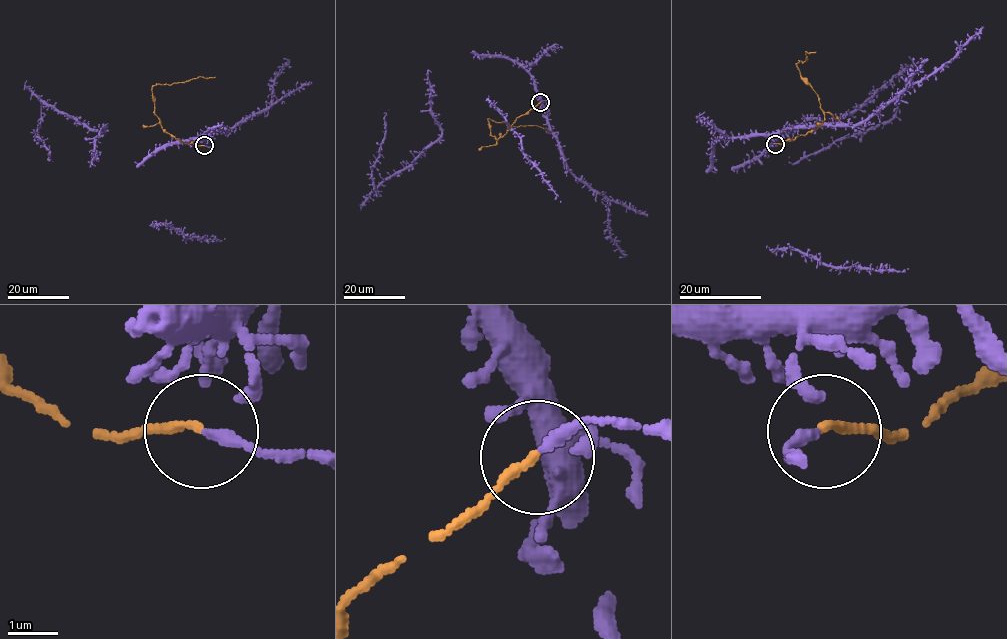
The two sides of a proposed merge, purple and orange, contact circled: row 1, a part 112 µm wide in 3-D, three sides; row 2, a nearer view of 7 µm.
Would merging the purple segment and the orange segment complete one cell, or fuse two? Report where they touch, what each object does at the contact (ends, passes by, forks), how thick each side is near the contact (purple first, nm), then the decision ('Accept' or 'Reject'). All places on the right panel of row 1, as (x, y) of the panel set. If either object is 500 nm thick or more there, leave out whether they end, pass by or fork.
Place: (775, 144). At the ring purple passes by. At the ring orange ends. Thickness 160 nm (purple) against 180 nm. Accept

